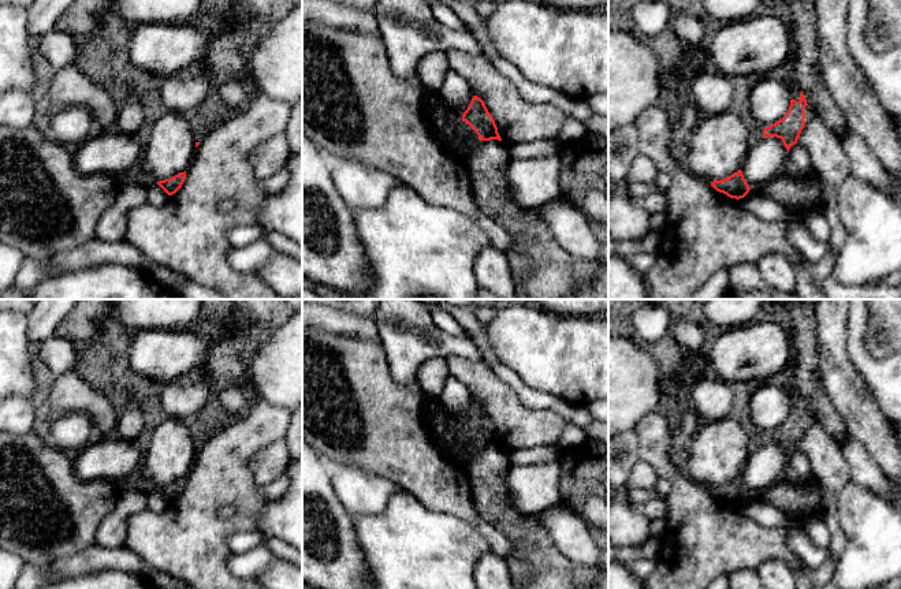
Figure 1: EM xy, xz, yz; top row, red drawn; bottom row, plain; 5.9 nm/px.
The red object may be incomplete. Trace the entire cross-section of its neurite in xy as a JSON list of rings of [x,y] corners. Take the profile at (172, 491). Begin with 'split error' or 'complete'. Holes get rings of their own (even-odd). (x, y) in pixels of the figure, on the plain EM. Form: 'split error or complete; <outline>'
complete; [[[186,477],[180,478],[170,485],[164,485],[157,488],[157,491],[168,500],[172,502],[175,500],[183,491],[186,485]]]

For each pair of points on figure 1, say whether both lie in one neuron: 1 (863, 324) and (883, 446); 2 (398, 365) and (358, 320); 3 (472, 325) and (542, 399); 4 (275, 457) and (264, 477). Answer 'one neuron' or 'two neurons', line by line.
1: two neurons
2: two neurons
3: one neuron
4: one neuron

